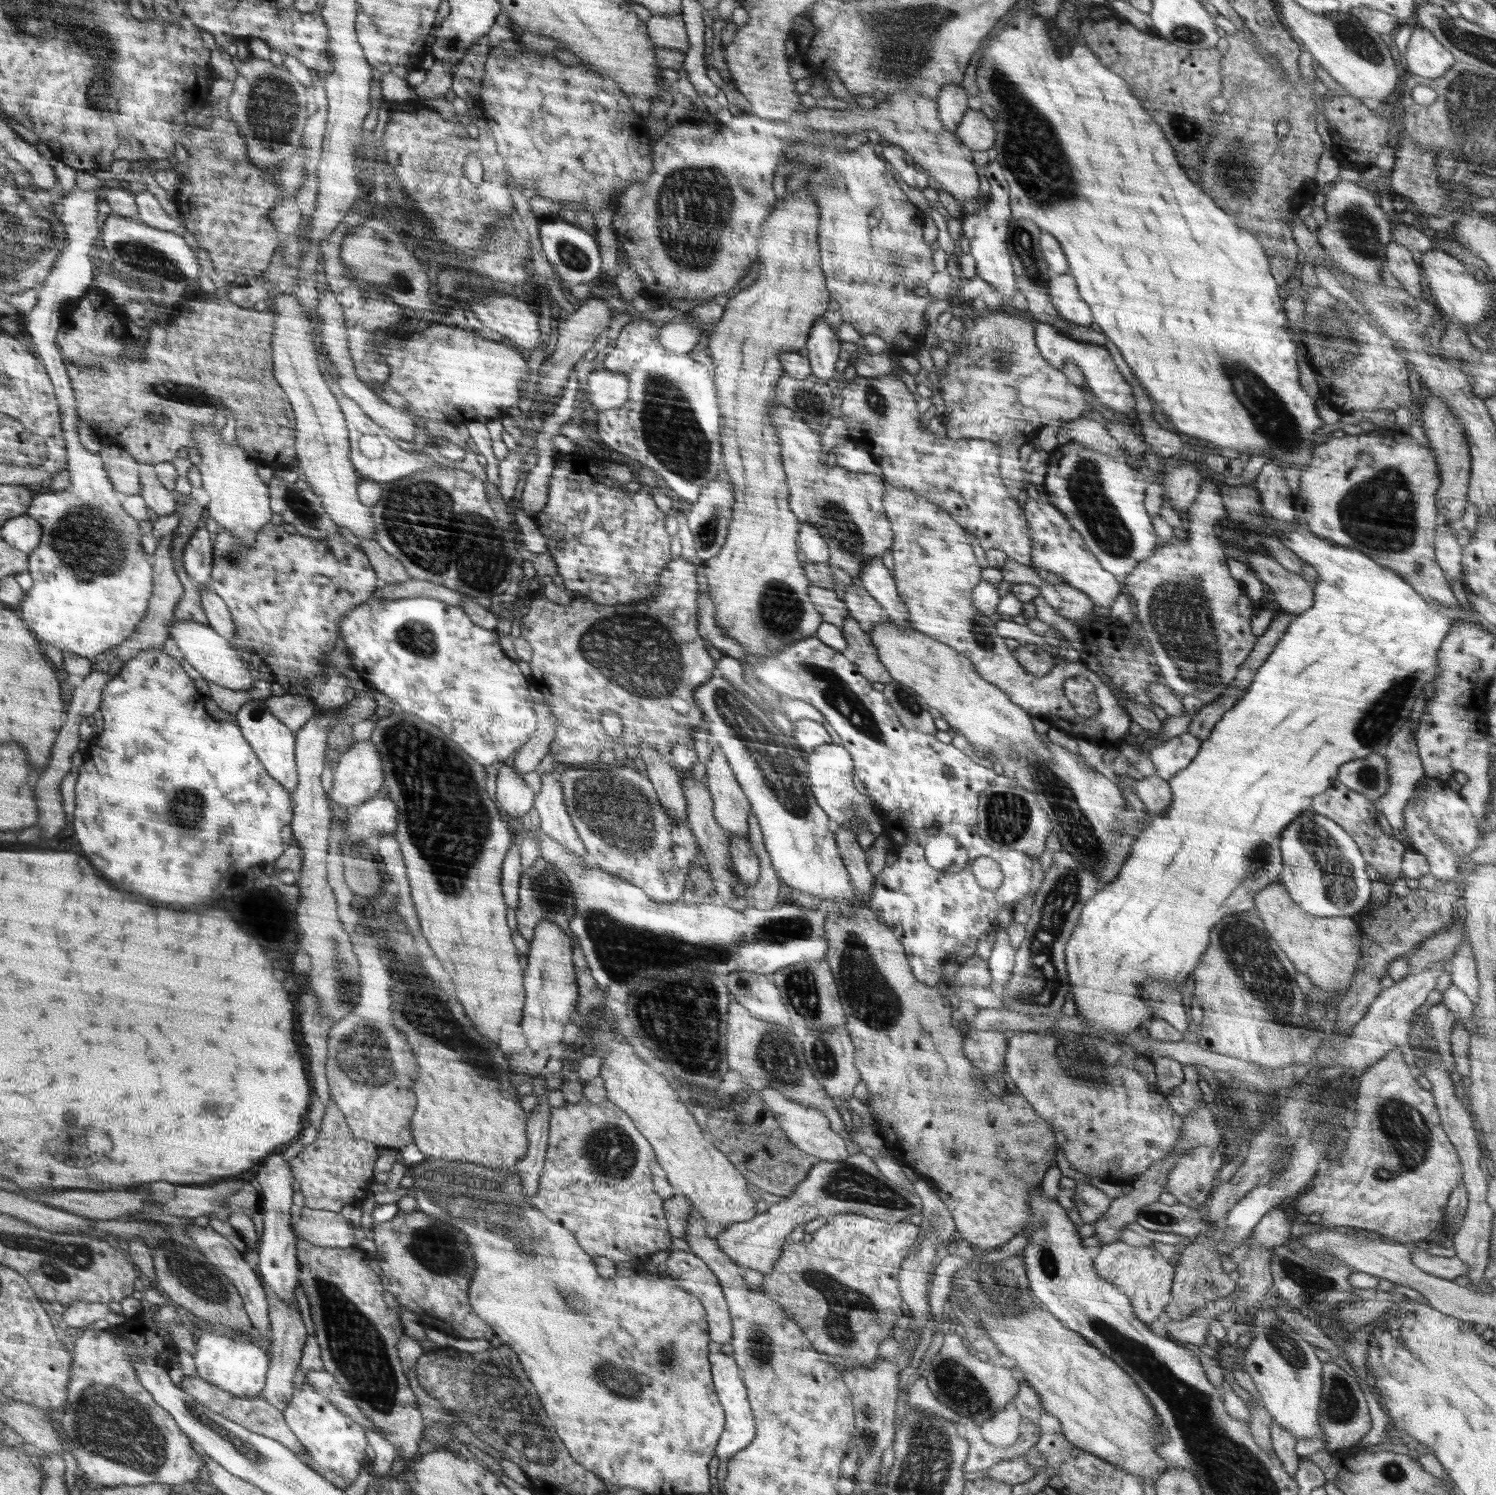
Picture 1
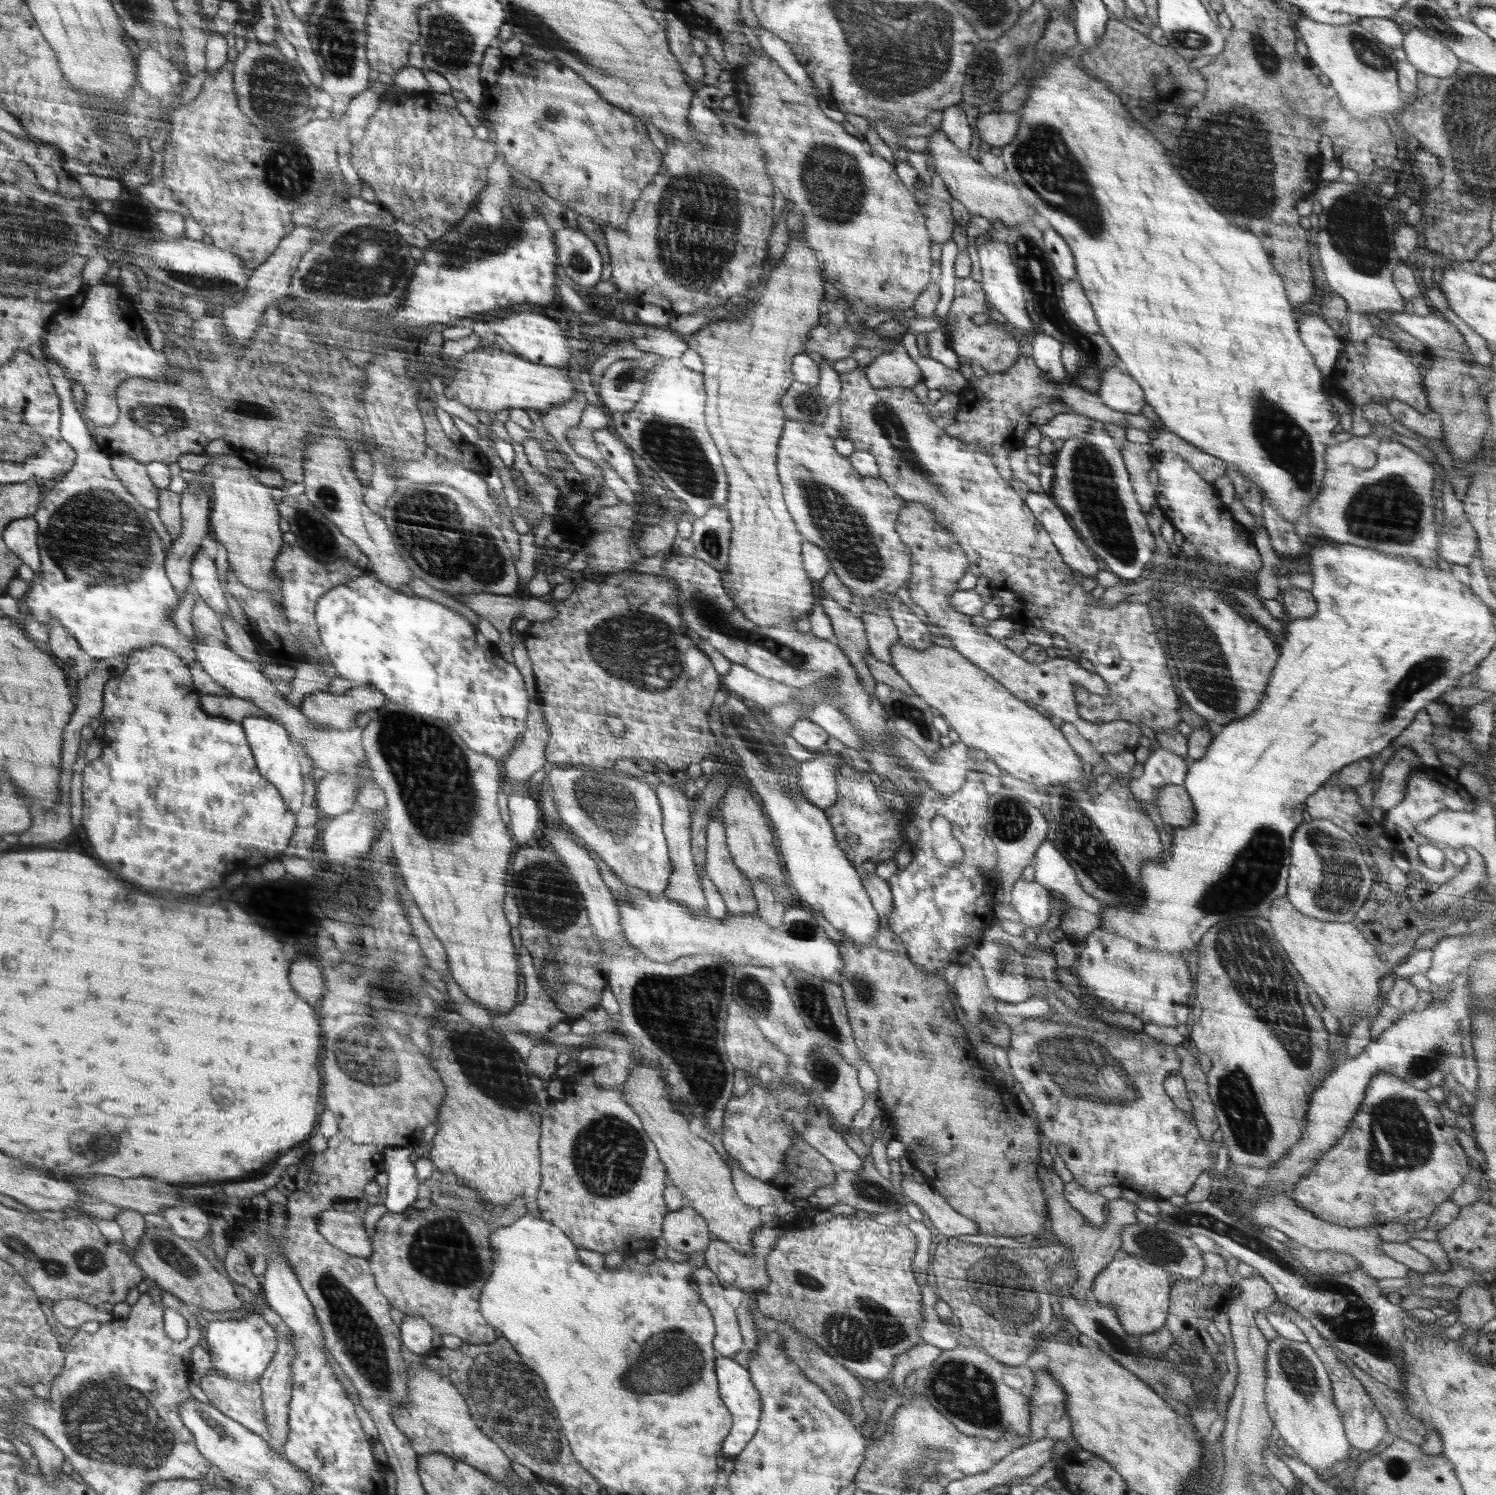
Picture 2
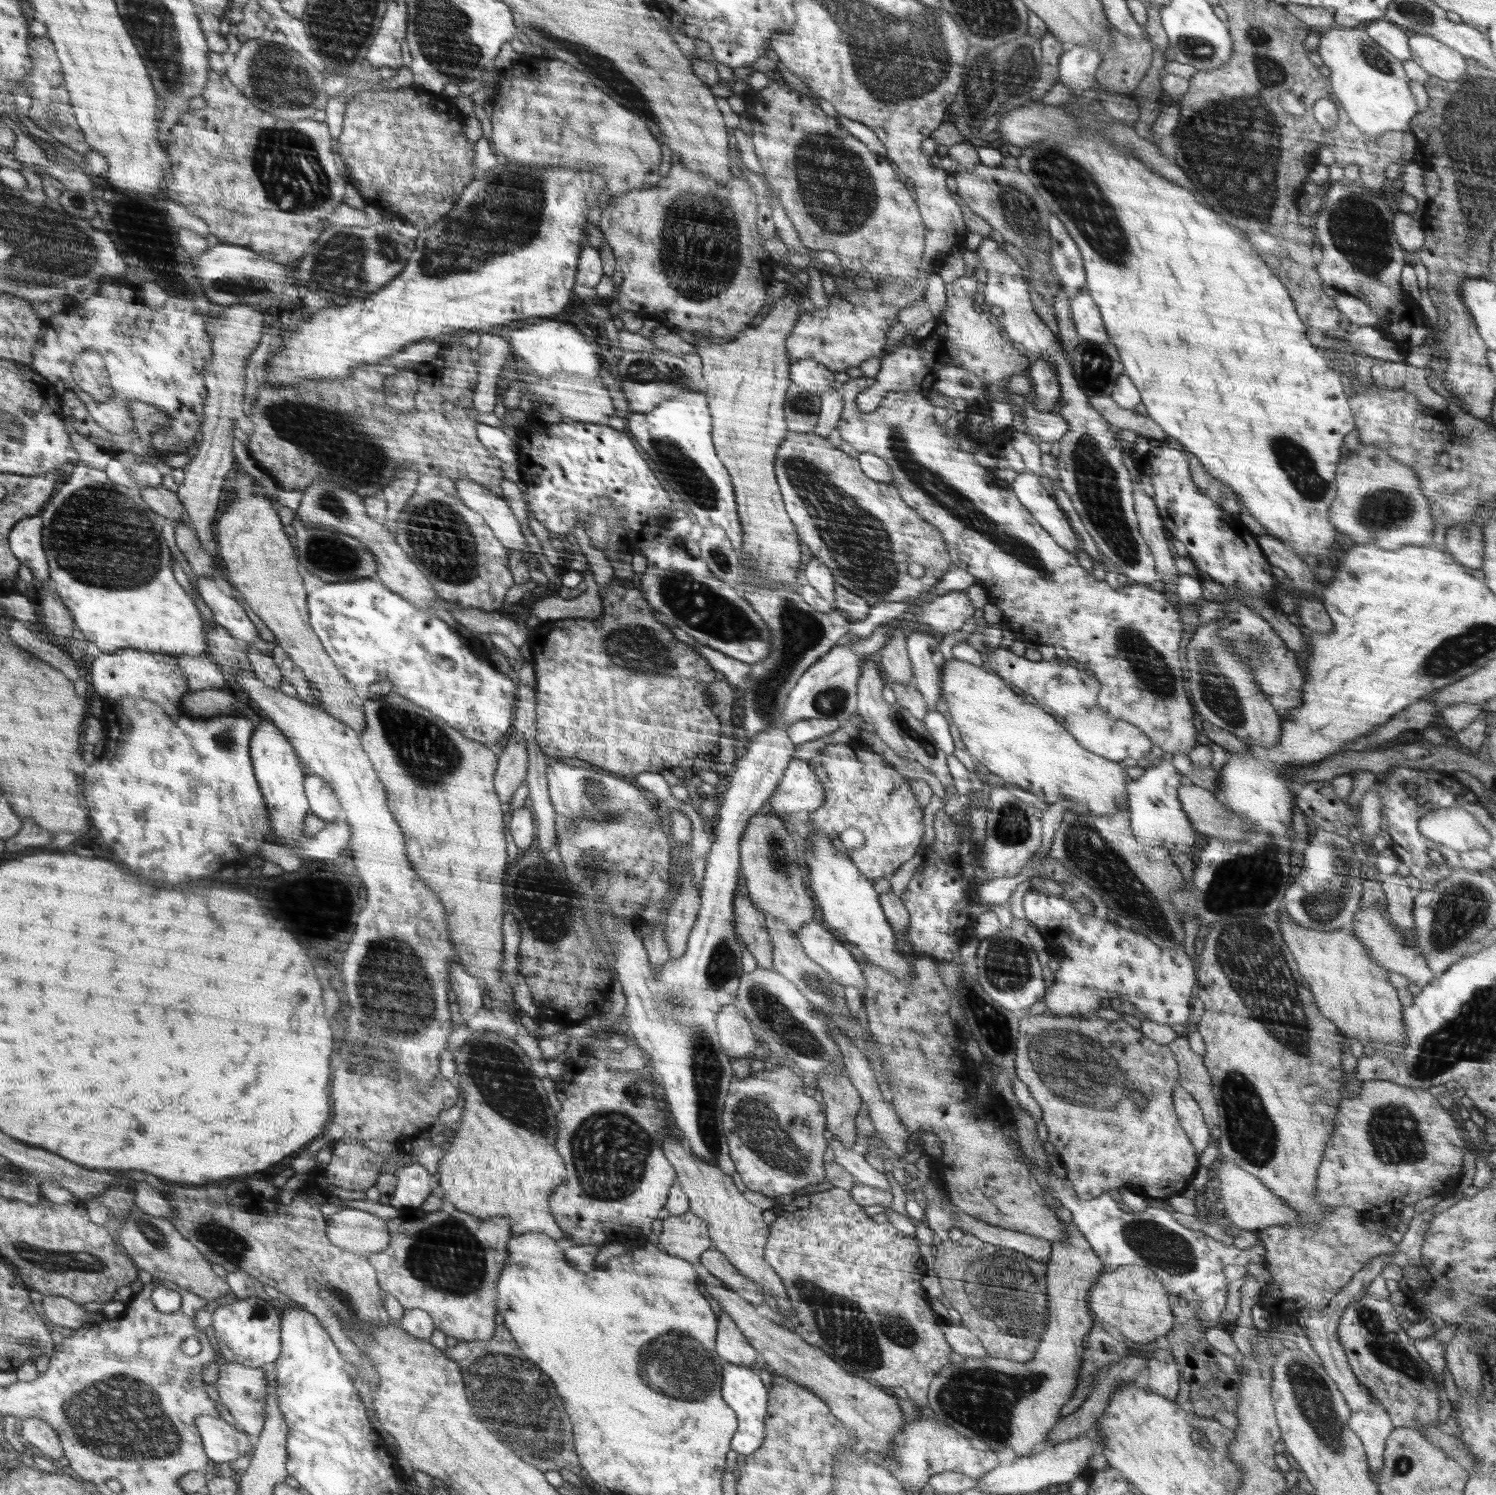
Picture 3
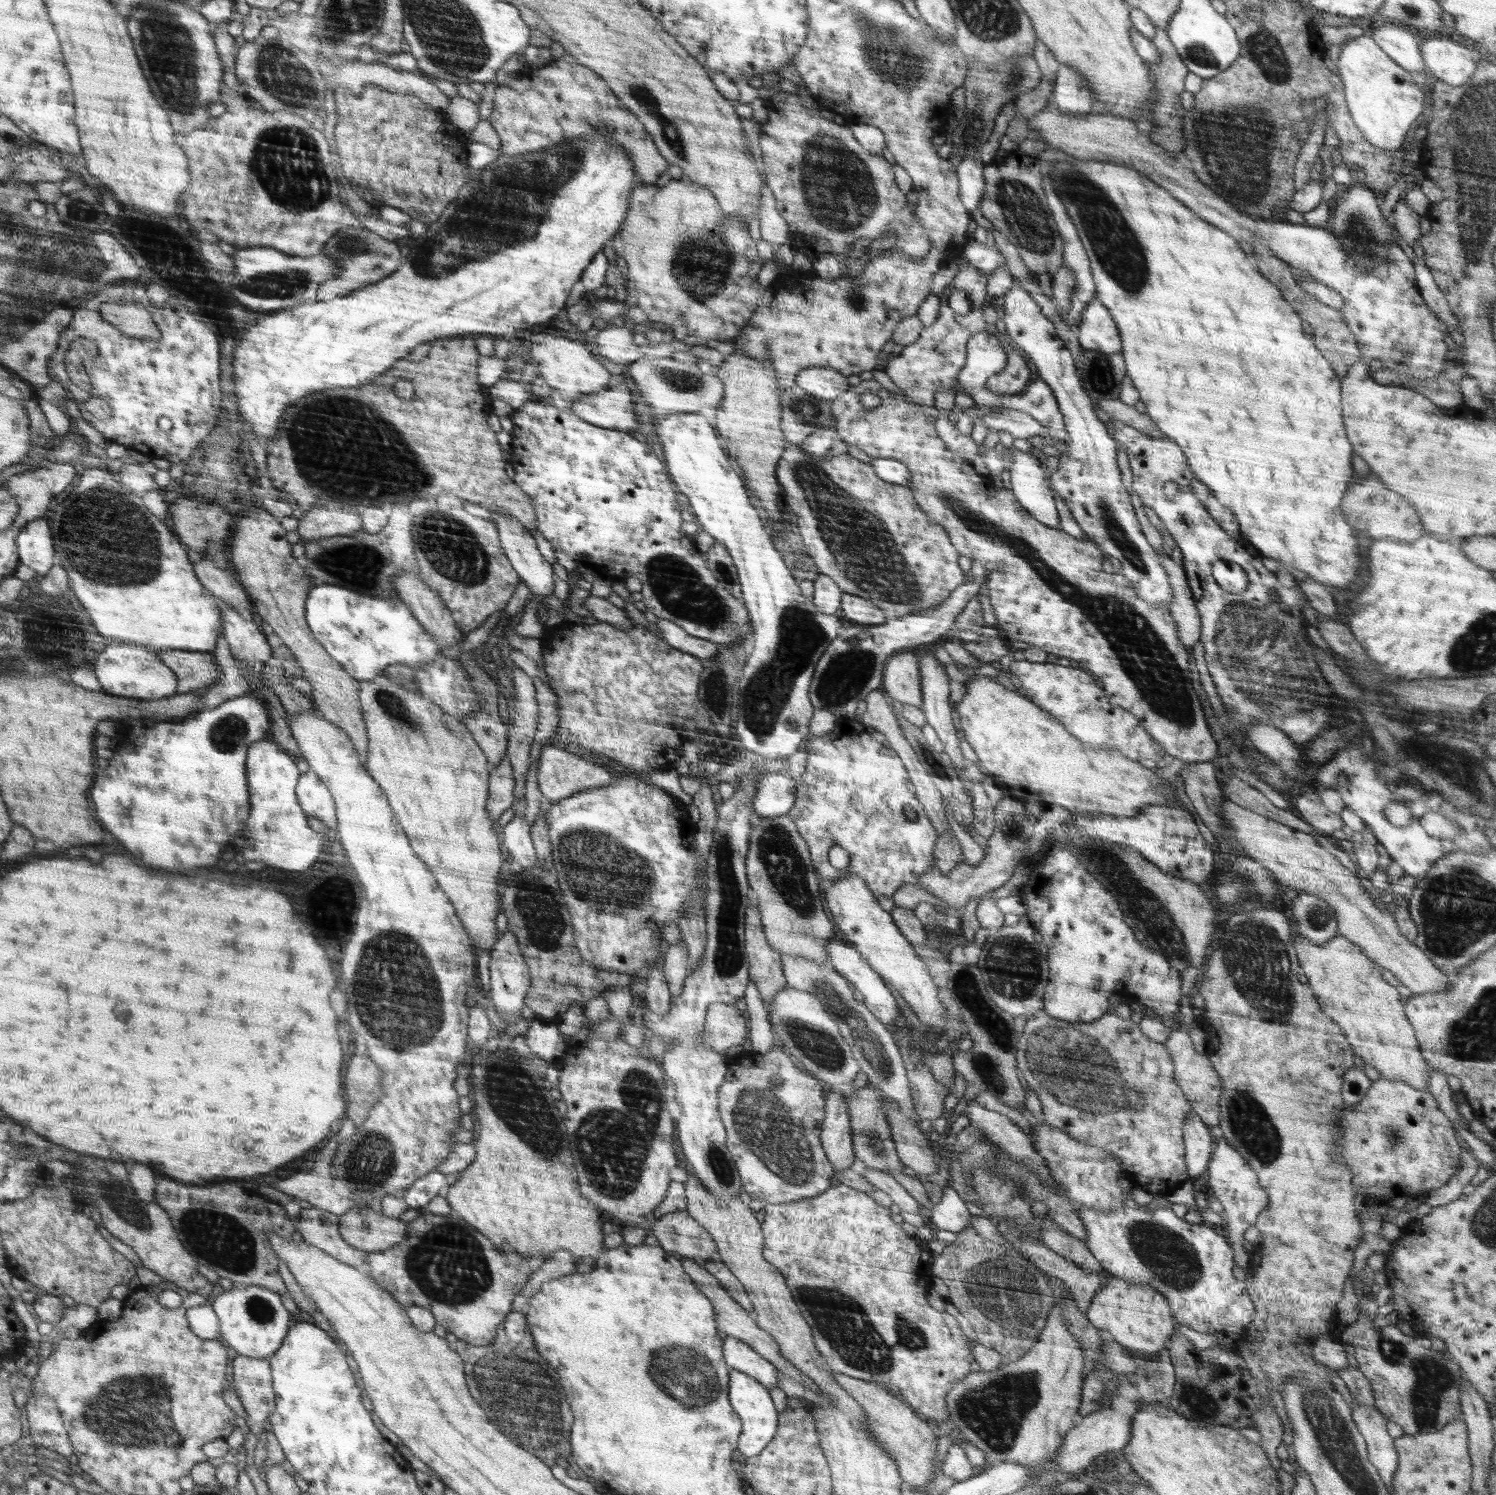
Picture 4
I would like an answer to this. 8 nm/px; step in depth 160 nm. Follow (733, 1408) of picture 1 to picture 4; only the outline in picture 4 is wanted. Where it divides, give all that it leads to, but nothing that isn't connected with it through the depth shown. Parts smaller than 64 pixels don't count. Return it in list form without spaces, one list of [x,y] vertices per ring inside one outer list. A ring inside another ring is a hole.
[[[734,1370],[730,1376],[730,1402],[738,1408],[738,1414],[743,1422],[743,1430],[738,1440],[738,1450],[747,1457],[760,1455],[773,1440],[780,1422],[780,1413],[776,1411],[770,1398],[769,1389],[744,1372]]]

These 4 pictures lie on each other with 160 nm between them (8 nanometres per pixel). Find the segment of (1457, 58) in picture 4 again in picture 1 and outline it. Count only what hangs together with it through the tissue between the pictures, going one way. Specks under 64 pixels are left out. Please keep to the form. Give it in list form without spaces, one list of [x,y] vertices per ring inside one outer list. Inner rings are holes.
[[[1420,26],[1413,27],[1402,55],[1408,73],[1424,78],[1438,78],[1456,63],[1453,54],[1429,30]]]

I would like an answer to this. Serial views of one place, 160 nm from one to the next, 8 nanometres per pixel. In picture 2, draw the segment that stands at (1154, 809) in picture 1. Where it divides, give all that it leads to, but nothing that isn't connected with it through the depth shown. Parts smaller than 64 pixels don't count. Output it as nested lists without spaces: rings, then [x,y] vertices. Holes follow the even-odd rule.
[[[1166,785],[1155,794],[1155,806],[1168,828],[1194,824],[1196,814],[1189,794],[1183,785]]]

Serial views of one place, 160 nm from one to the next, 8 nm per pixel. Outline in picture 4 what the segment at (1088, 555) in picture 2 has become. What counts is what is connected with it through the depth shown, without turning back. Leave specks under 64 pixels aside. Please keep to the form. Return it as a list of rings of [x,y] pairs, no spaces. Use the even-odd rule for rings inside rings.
[[[1013,446],[1010,488],[1016,500],[1038,522],[1052,528],[1060,527],[1058,511],[1054,504],[1055,492],[1049,487],[1048,473],[1043,458],[1037,452],[1022,452]]]

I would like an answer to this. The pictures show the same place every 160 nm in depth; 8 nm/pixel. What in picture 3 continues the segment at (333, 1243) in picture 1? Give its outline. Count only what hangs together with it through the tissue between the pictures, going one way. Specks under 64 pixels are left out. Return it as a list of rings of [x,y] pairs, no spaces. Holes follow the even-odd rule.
[[[346,1207],[328,1216],[325,1231],[326,1236],[328,1236],[338,1248],[344,1248],[348,1252],[356,1252],[358,1254],[366,1255],[384,1251],[390,1244],[391,1236],[388,1221],[356,1208]]]

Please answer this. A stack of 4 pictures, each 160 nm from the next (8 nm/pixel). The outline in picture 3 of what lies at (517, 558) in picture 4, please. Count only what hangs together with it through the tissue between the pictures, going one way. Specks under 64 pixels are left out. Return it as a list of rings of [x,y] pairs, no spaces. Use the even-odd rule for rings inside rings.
[[[460,478],[455,482],[457,497],[474,512],[484,517],[493,529],[498,540],[510,551],[522,553],[526,562],[529,559],[527,543],[520,530],[520,523],[512,513],[512,509],[502,496],[494,495],[472,482],[470,478]]]

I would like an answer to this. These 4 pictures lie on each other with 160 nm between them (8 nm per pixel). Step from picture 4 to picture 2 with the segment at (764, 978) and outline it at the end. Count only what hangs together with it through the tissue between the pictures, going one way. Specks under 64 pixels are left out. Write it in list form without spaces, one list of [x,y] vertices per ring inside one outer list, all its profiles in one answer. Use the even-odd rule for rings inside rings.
[[[716,815],[715,818],[710,818],[710,821],[708,821],[706,841],[705,872],[708,879],[712,882],[712,885],[716,887],[717,892],[722,896],[722,899],[727,906],[727,912],[732,915],[756,913],[757,901],[754,897],[754,890],[752,889],[751,880],[748,880],[748,878],[746,878],[746,874],[734,865],[732,856],[730,855],[728,846],[726,845],[724,826],[718,815]]]

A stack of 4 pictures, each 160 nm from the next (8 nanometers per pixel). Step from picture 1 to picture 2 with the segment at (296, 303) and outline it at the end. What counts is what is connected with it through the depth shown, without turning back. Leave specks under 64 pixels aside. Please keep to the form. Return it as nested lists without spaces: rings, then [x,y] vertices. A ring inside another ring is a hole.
[[[324,429],[312,434],[305,444],[304,469],[306,486],[305,495],[338,530],[353,540],[360,550],[369,558],[374,574],[390,588],[408,585],[414,576],[411,565],[405,562],[393,540],[393,533],[388,530],[384,519],[362,502],[362,484],[353,467],[353,452],[349,444],[337,433],[338,430]]]

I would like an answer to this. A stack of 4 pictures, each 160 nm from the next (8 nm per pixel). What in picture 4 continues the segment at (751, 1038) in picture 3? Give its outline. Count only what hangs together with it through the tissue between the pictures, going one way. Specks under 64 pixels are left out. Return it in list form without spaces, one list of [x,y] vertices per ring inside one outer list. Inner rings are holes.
[[[716,1002],[707,1009],[705,1031],[701,1041],[724,1055],[730,1046],[742,1045],[746,1038],[746,1022],[732,1004]]]

